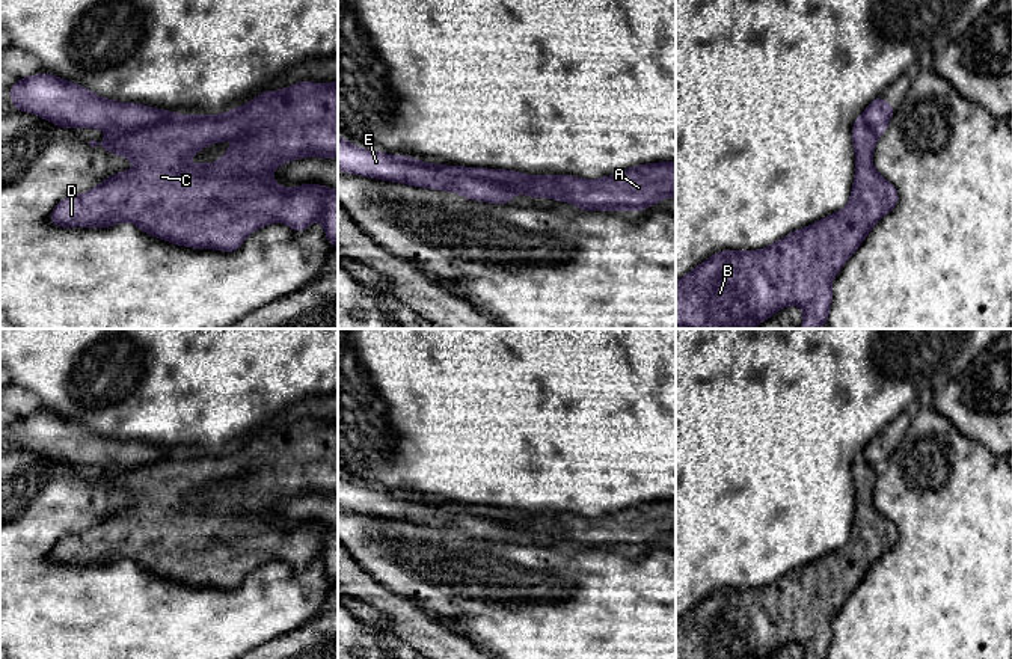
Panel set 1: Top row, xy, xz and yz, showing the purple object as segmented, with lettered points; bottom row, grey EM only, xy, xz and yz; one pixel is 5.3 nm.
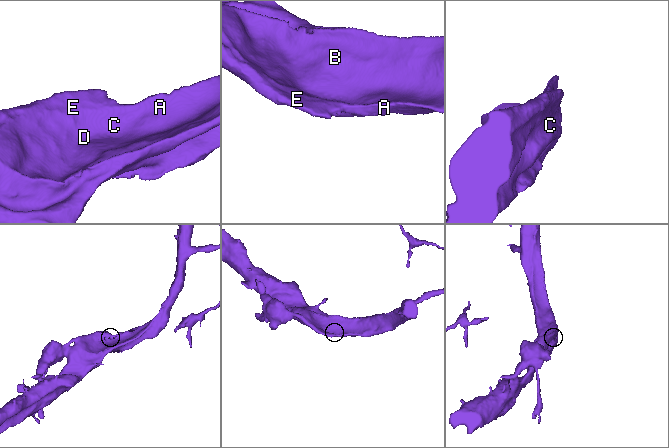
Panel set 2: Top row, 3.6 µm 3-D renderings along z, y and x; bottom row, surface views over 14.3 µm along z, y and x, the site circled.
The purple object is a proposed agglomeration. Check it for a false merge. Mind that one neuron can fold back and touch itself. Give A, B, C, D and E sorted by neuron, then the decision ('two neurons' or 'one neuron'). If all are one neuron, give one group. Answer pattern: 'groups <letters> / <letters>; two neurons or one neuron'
groups A B C D / E; two neurons

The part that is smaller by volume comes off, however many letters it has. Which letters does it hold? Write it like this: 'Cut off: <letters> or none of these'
Cut off: E

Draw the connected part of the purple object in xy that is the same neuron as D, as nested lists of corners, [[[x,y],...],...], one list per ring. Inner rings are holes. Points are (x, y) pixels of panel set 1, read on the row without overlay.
[[[300,419],[282,428],[268,428],[262,433],[255,434],[244,443],[240,443],[234,448],[229,448],[223,452],[176,452],[173,455],[160,457],[151,463],[142,464],[133,470],[118,470],[110,469],[107,475],[104,475],[100,481],[97,478],[90,478],[89,483],[92,486],[101,484],[103,487],[121,493],[124,496],[130,496],[136,501],[131,508],[122,508],[106,519],[94,525],[92,528],[81,531],[78,534],[69,534],[62,537],[56,546],[51,549],[50,558],[56,564],[72,566],[72,564],[84,564],[84,566],[109,566],[115,564],[119,559],[131,559],[143,570],[151,572],[157,576],[170,579],[178,584],[195,585],[195,587],[216,587],[223,590],[235,590],[241,581],[246,578],[249,572],[253,569],[270,562],[270,561],[287,561],[296,570],[303,570],[312,559],[317,556],[321,558],[326,575],[330,584],[338,584],[338,528],[327,526],[326,523],[318,522],[303,522],[294,526],[279,525],[276,517],[271,514],[271,510],[279,504],[291,498],[305,496],[305,495],[321,495],[321,496],[338,496],[338,419],[327,422],[317,422],[312,419]],[[223,478],[237,478],[235,484],[231,484],[216,501],[204,502],[202,499],[196,504],[189,501],[189,495],[204,487],[211,481],[222,481]]]

